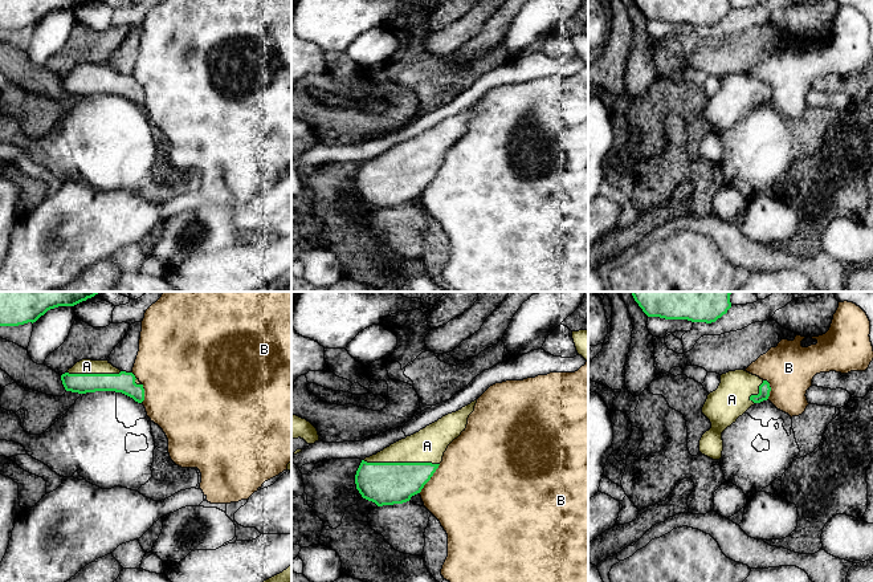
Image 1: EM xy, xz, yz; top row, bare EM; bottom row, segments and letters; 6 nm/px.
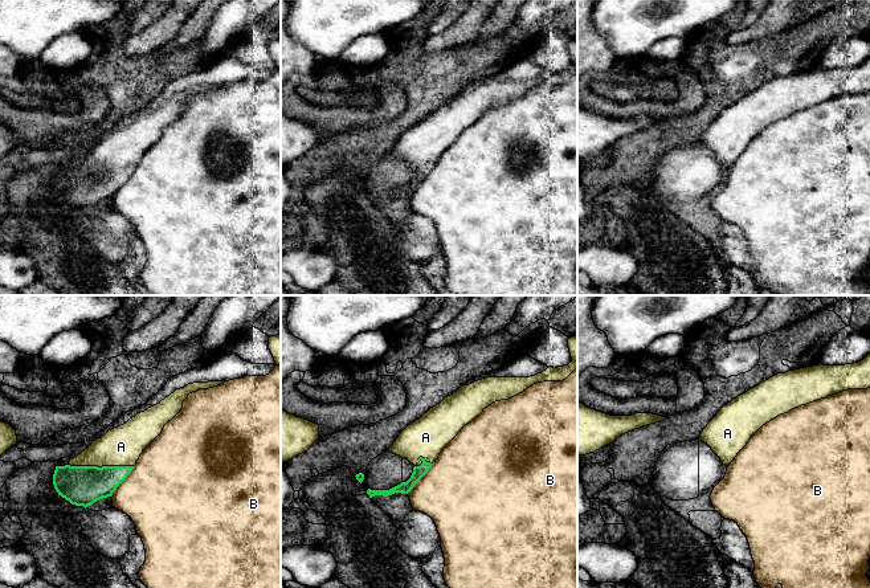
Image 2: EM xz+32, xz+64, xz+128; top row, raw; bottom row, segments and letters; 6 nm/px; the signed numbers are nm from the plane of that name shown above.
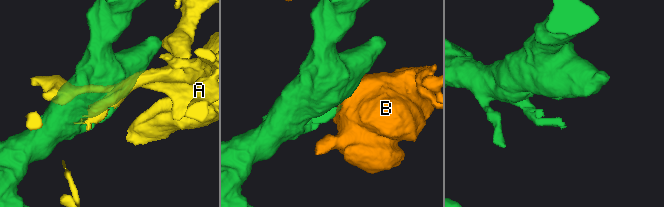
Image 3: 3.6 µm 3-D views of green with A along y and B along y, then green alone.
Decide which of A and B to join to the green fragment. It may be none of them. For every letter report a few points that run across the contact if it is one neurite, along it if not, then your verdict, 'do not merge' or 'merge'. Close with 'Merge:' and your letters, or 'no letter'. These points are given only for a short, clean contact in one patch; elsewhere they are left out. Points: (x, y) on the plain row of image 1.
A: do not merge
B: do not merge
Merge: no letter

